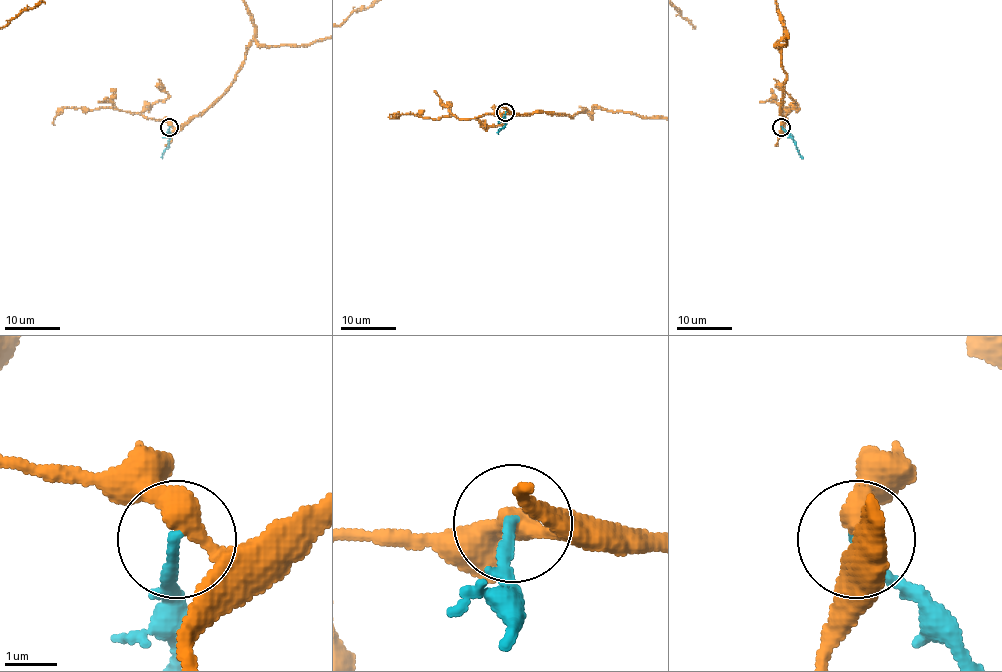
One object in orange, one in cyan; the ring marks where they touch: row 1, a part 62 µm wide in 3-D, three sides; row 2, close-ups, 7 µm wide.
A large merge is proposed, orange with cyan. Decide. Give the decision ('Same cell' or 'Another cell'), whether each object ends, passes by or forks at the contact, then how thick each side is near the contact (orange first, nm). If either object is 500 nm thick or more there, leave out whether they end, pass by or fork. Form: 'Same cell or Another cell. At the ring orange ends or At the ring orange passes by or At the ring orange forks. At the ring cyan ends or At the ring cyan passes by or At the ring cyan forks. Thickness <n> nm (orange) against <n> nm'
Another cell. At the ring orange passes by. At the ring cyan ends. Thickness 400 nm (orange) against 200 nm

